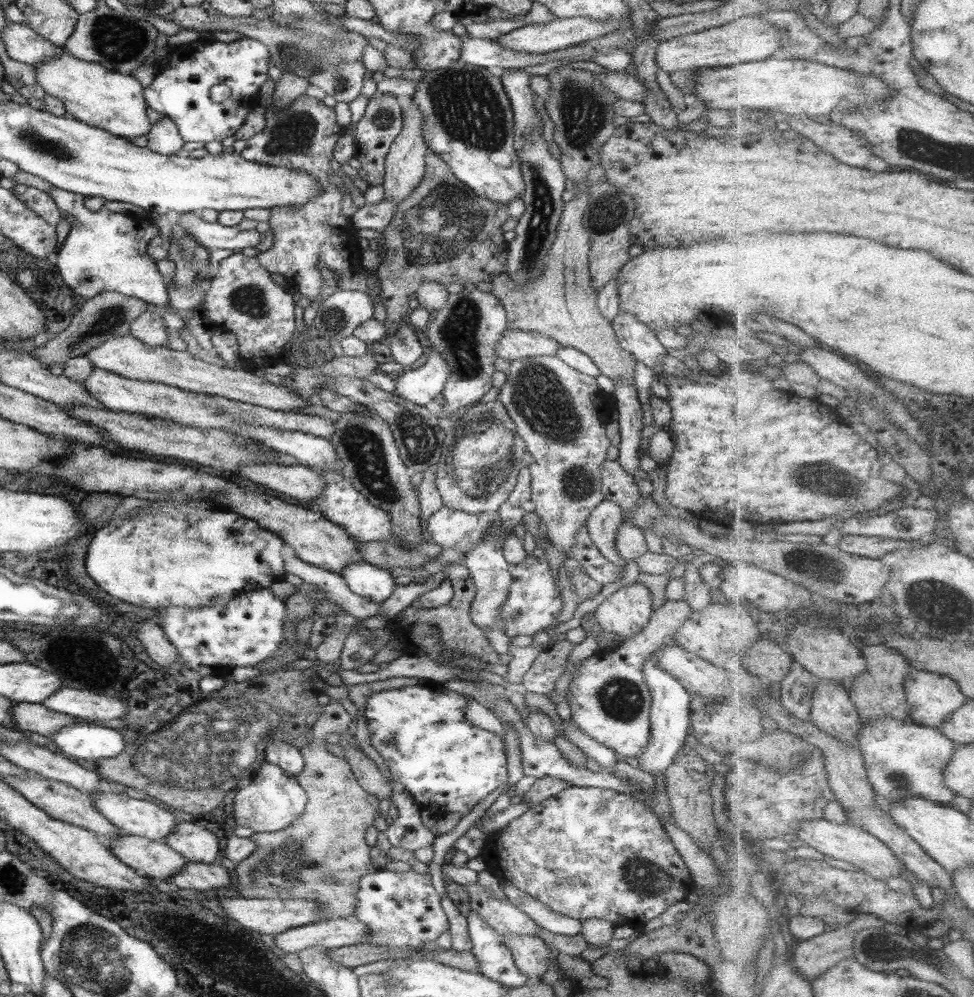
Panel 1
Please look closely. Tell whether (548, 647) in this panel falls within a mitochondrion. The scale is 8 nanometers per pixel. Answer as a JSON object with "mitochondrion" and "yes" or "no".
{"mitochondrion":"no"}

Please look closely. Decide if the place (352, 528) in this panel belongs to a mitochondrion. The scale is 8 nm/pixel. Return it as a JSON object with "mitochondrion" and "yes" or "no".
{"mitochondrion":"no"}

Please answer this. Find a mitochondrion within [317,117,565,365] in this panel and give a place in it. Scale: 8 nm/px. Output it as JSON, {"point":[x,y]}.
{"point":[444,224]}

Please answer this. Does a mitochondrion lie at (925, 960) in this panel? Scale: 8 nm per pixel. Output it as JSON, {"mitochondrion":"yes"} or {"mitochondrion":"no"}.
{"mitochondrion":"yes"}

